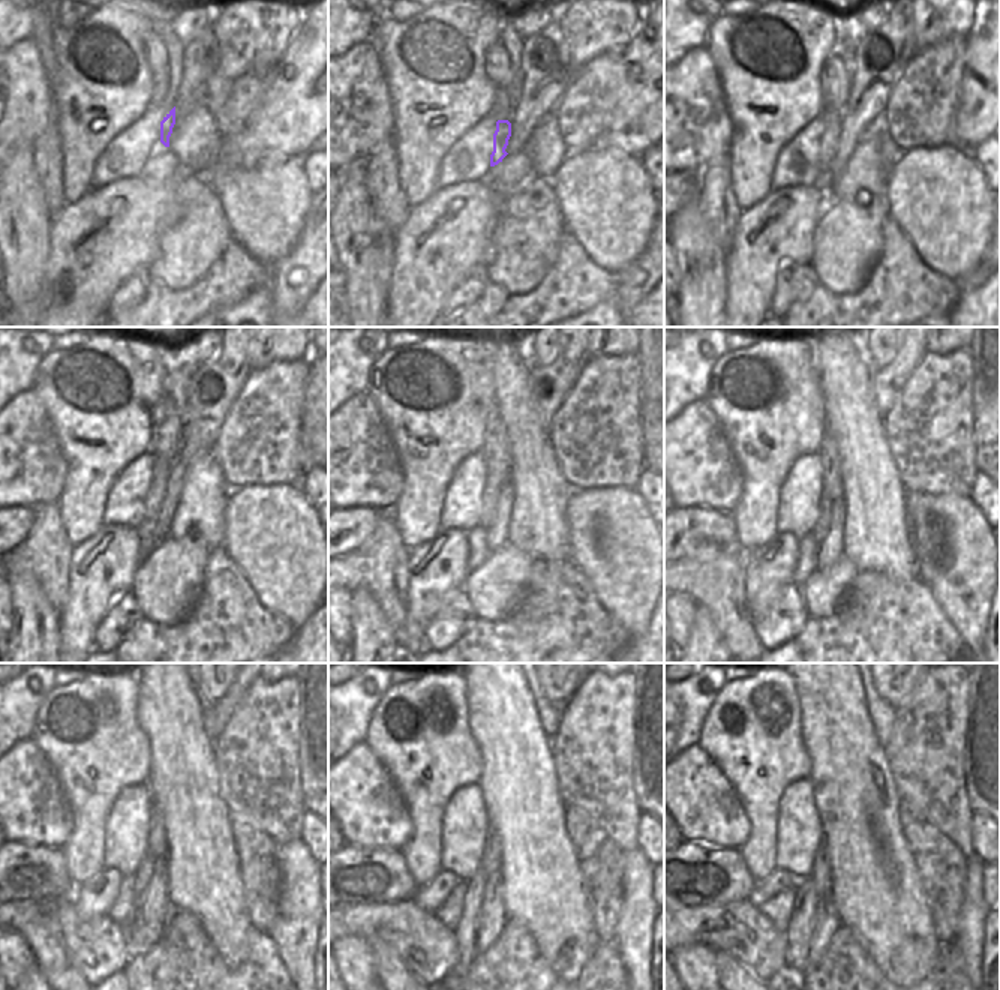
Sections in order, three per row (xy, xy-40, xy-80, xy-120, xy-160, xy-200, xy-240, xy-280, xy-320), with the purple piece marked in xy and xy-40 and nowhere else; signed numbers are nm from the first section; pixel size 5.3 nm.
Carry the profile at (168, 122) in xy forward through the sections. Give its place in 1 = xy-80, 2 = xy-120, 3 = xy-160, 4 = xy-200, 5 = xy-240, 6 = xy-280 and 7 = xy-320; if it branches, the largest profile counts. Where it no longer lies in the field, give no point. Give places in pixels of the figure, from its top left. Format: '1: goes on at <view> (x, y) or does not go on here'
1: goes on at xy-80 (829, 141)
2: goes on at xy-120 (158, 485)
3: goes on at xy-160 (492, 485)
4: goes on at xy-200 (825, 516)
5: goes on at xy-240 (141, 879)
6: goes on at xy-280 (465, 932)
7: goes on at xy-320 (801, 924)

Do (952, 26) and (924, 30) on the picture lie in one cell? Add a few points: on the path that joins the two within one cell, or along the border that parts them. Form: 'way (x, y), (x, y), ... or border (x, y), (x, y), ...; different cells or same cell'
way (945, 26), (931, 26); same cell

